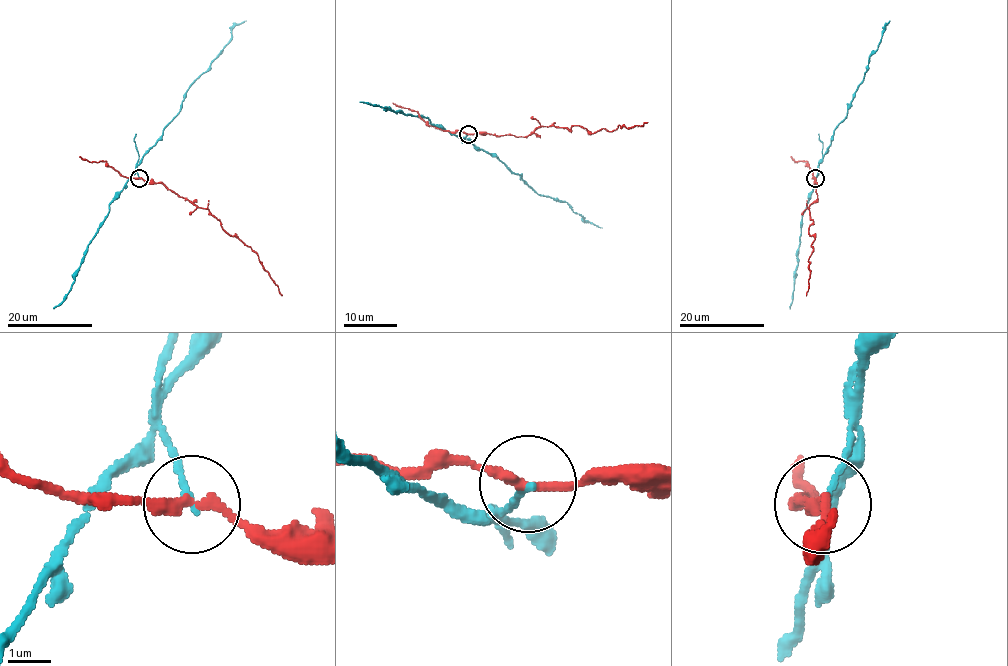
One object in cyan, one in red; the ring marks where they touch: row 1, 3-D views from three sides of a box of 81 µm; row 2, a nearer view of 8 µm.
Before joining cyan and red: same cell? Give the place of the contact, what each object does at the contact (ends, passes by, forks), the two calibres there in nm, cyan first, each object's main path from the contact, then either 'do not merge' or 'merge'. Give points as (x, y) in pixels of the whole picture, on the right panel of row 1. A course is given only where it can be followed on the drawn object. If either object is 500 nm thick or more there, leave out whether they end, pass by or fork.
place (815, 178); cyan ends; red passes by; calibres 140 and 240 nm; course cyan (815, 178), (835, 128), (847, 114), (852, 96), (863, 81), (868, 57), (878, 47), (882, 30), (889, 21); course red (815, 178), (817, 198), (809, 208), (813, 222), (808, 229), (815, 238), (806, 295); do not merge

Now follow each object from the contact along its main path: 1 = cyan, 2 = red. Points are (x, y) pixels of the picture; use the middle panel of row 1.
1: (467, 133), (463, 137), (497, 157), (538, 194), (564, 200), (589, 223), (602, 227)
2: (467, 133), (528, 136), (537, 128), (569, 131), (573, 125), (592, 133), (647, 123)

